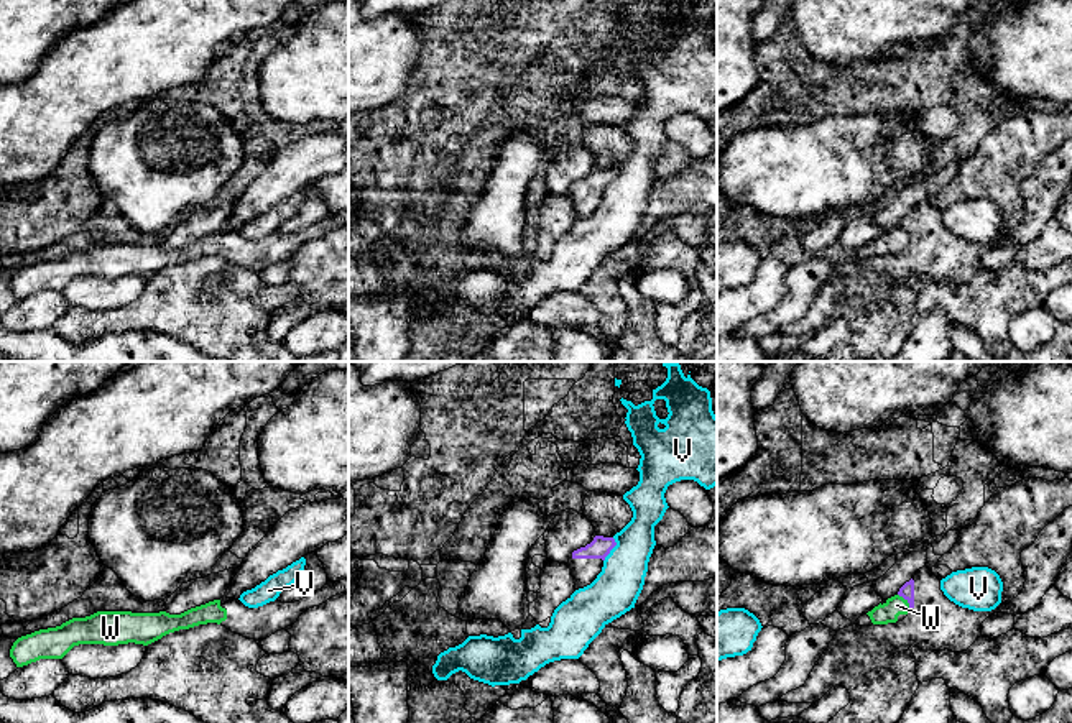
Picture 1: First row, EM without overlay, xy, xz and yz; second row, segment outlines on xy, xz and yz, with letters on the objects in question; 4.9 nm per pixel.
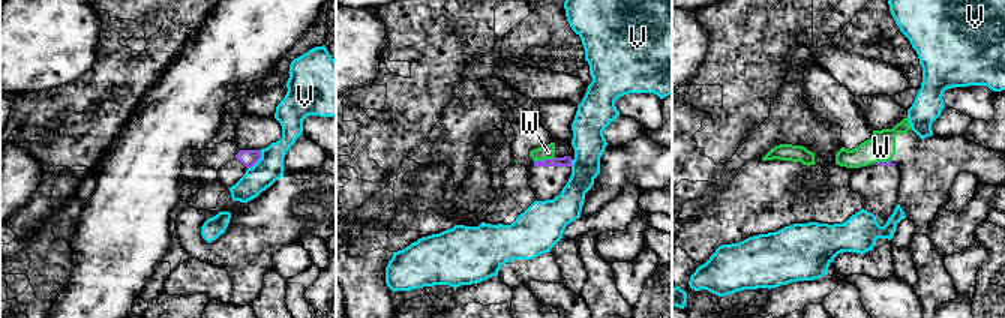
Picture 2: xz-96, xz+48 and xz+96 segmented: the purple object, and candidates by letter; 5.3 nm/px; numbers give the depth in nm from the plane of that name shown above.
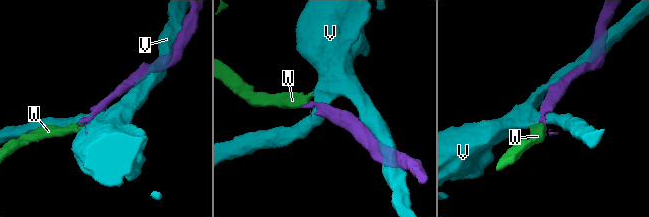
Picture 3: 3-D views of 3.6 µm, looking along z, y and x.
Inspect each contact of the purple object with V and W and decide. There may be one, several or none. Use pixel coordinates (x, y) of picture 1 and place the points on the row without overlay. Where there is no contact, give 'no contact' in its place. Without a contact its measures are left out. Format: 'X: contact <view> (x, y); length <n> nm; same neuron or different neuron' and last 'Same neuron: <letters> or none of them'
V: contact xz (612, 179); length 130 nm; different neuron
W: contact yz (908, 234); length 110 nm; different neuron
Same neuron: none of them

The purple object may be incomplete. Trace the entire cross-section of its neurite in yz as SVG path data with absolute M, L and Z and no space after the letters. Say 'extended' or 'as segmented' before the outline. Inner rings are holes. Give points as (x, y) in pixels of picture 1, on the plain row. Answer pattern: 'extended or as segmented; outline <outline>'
extended; outline M1072 138L1021 184L1026 209L1023 223L991 243L973 243L950 233L940 222L940 212L924 197L898 223L909 235L903 253L871 258L853 255L837 263L806 315L779 334L816 335L832 319L842 317L850 325L850 335L820 362L888 362L901 352L919 320L914 278L921 283L967 283L993 245L1016 248L1034 242L1056 217L1070 184Z

